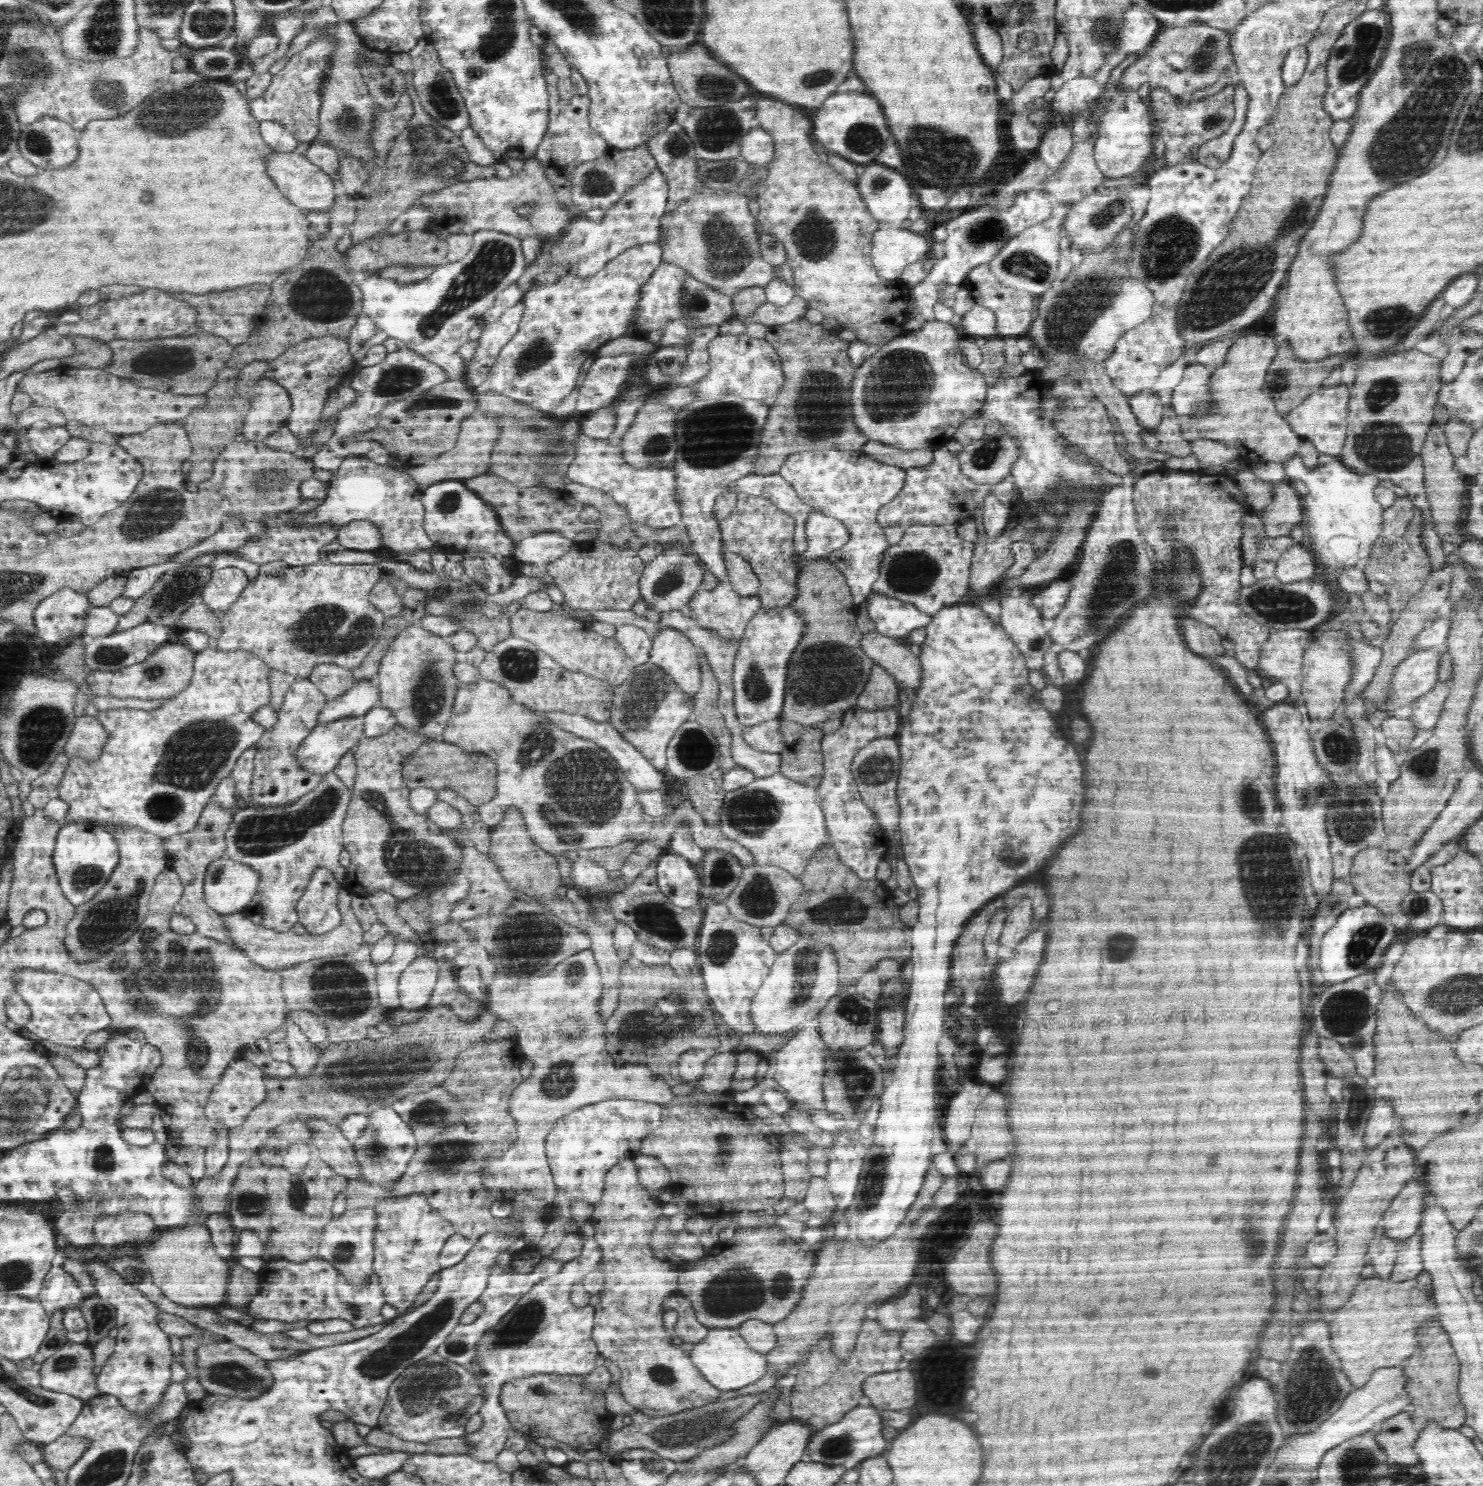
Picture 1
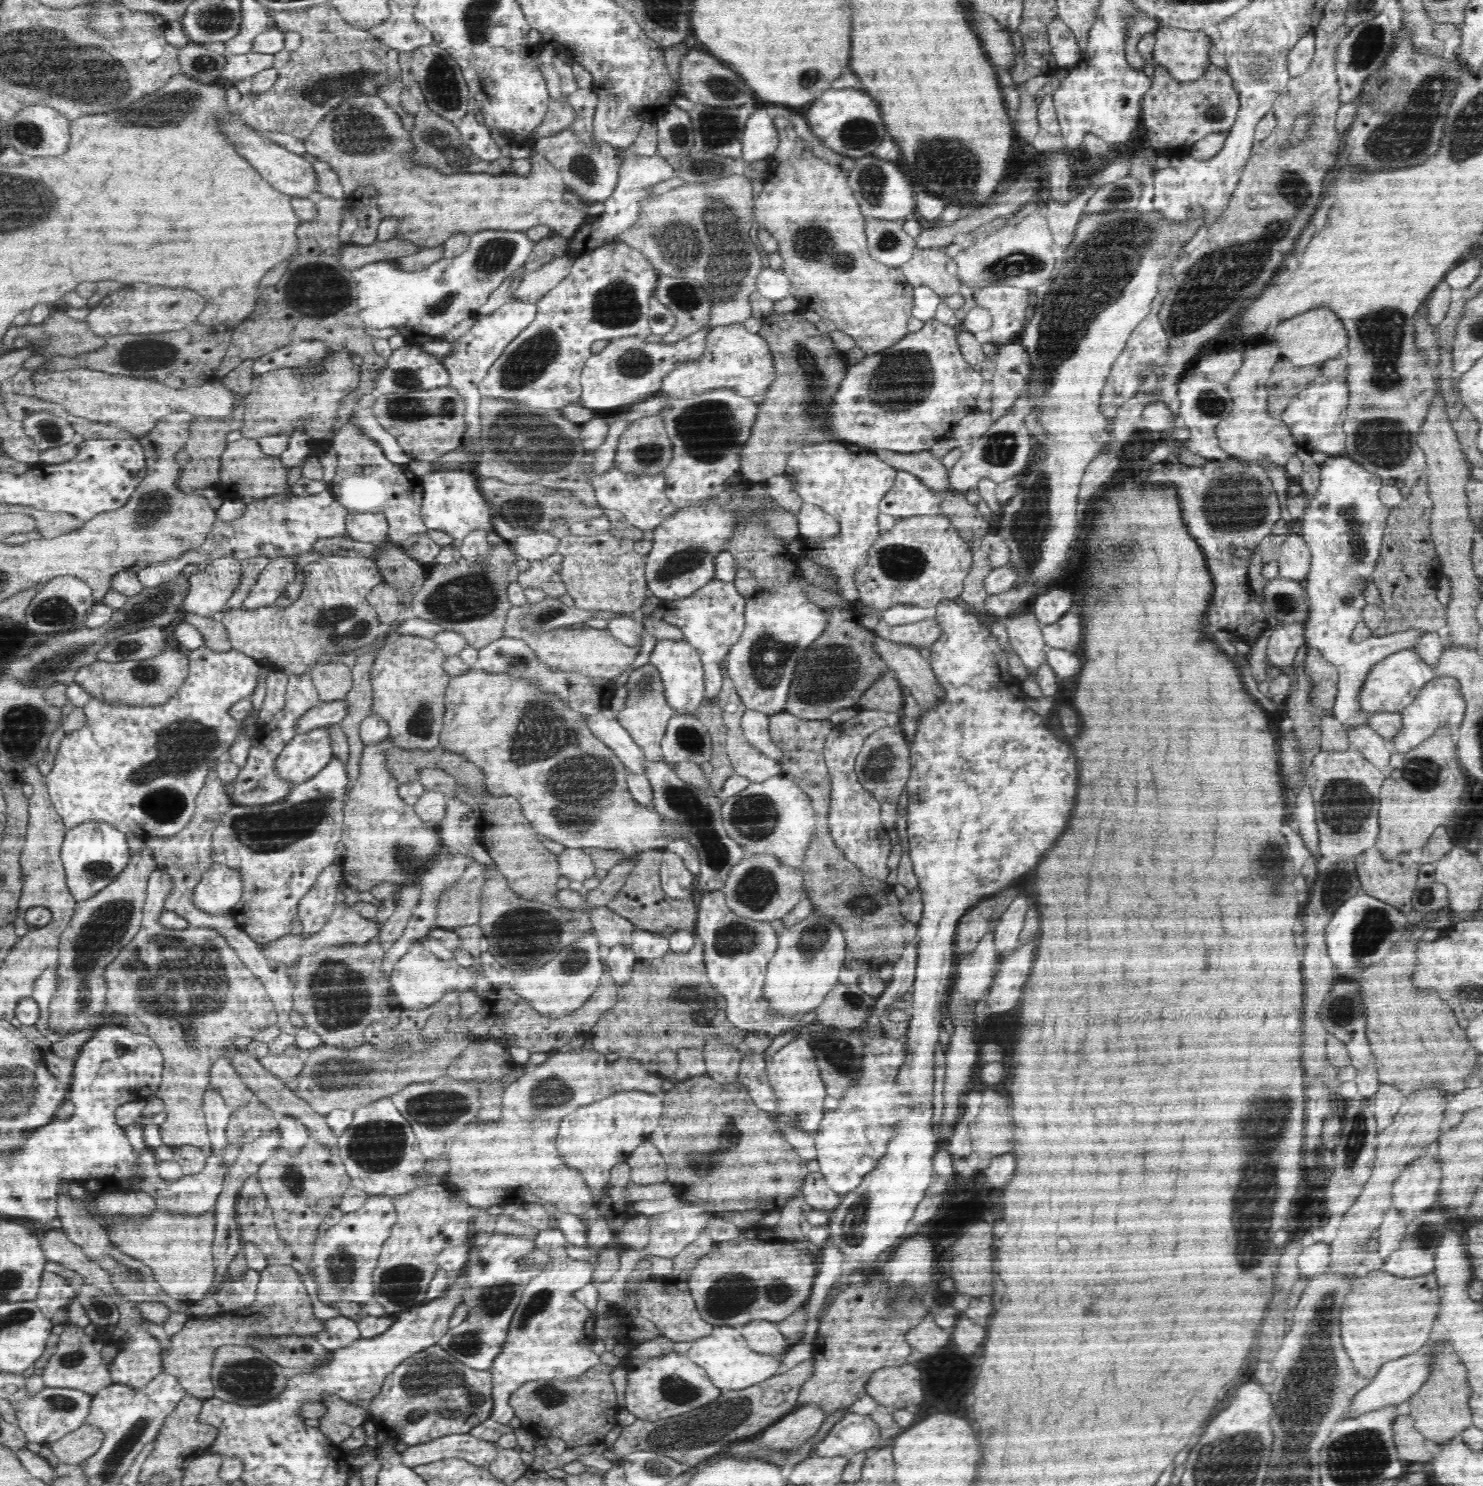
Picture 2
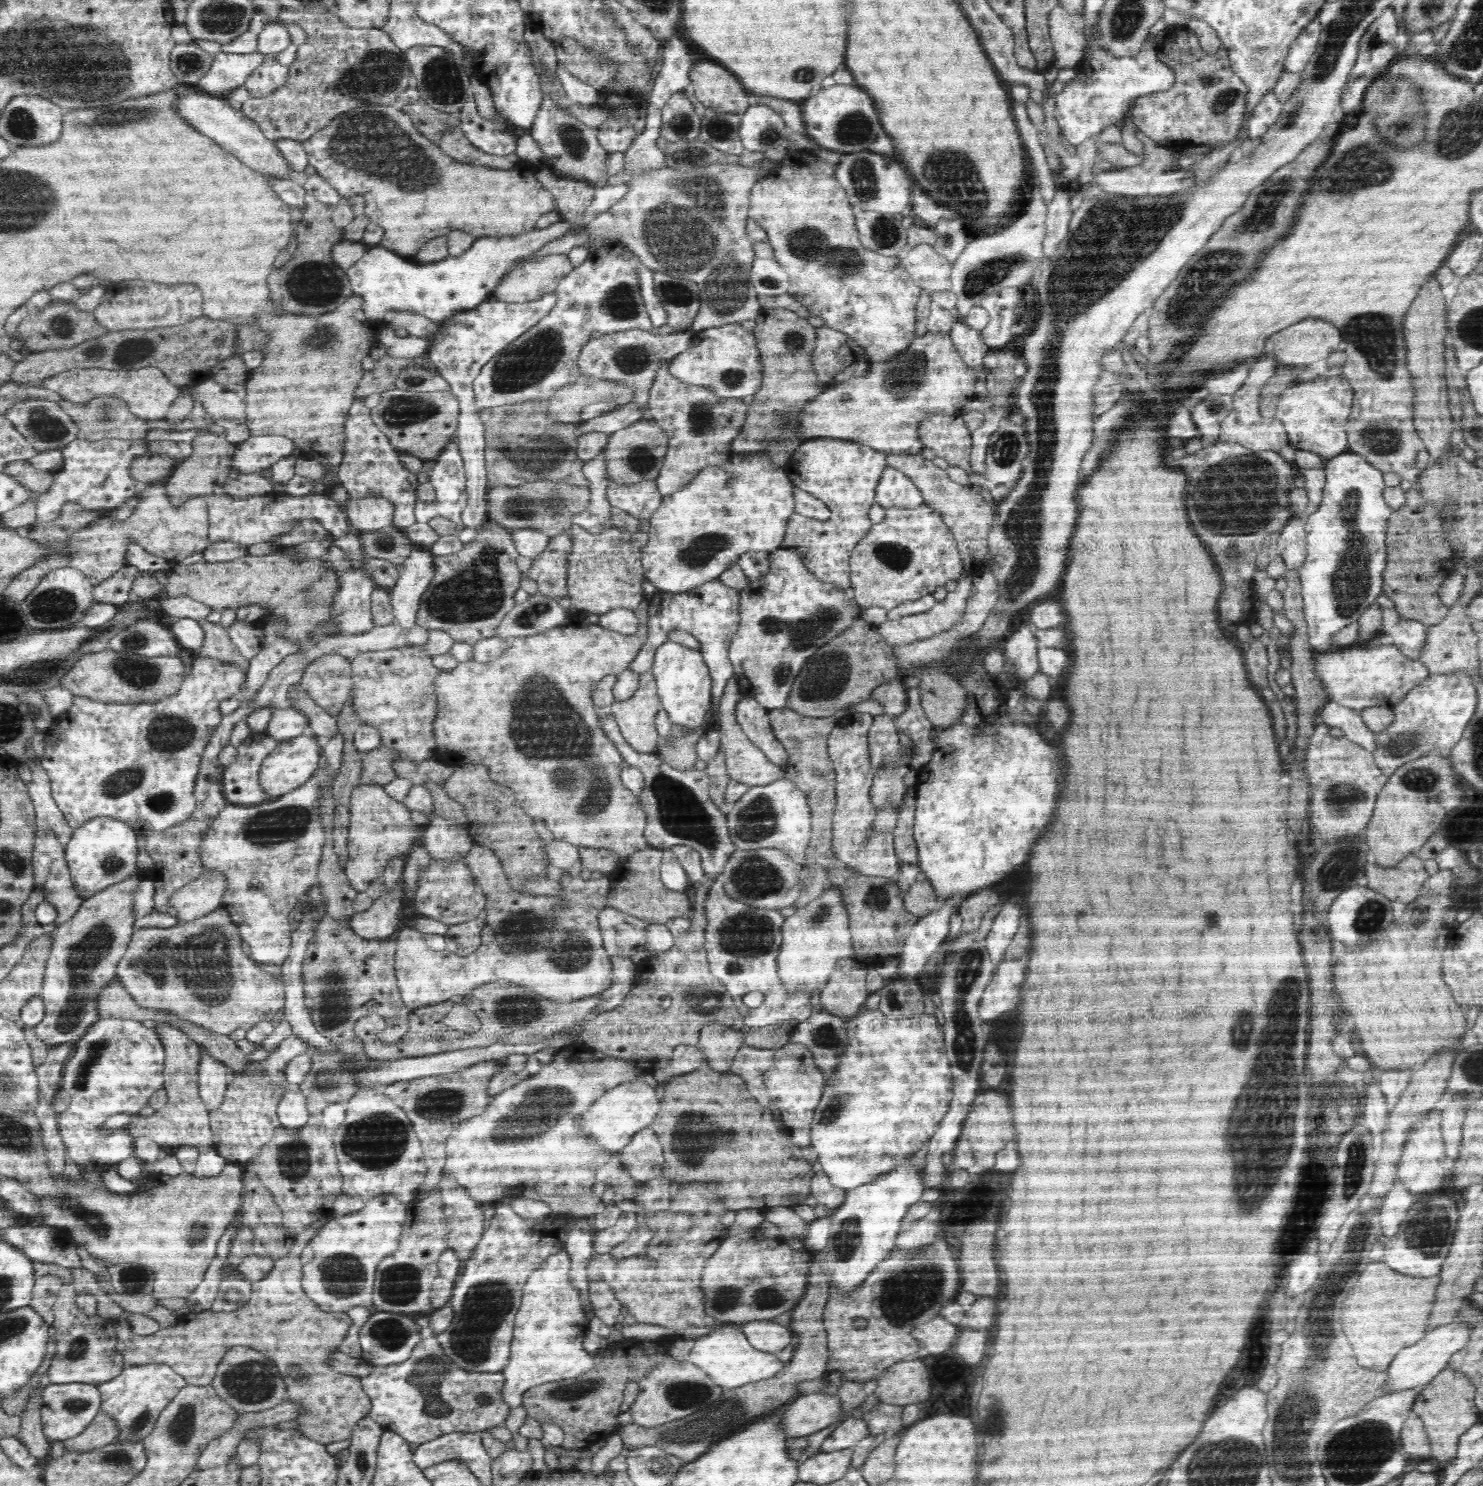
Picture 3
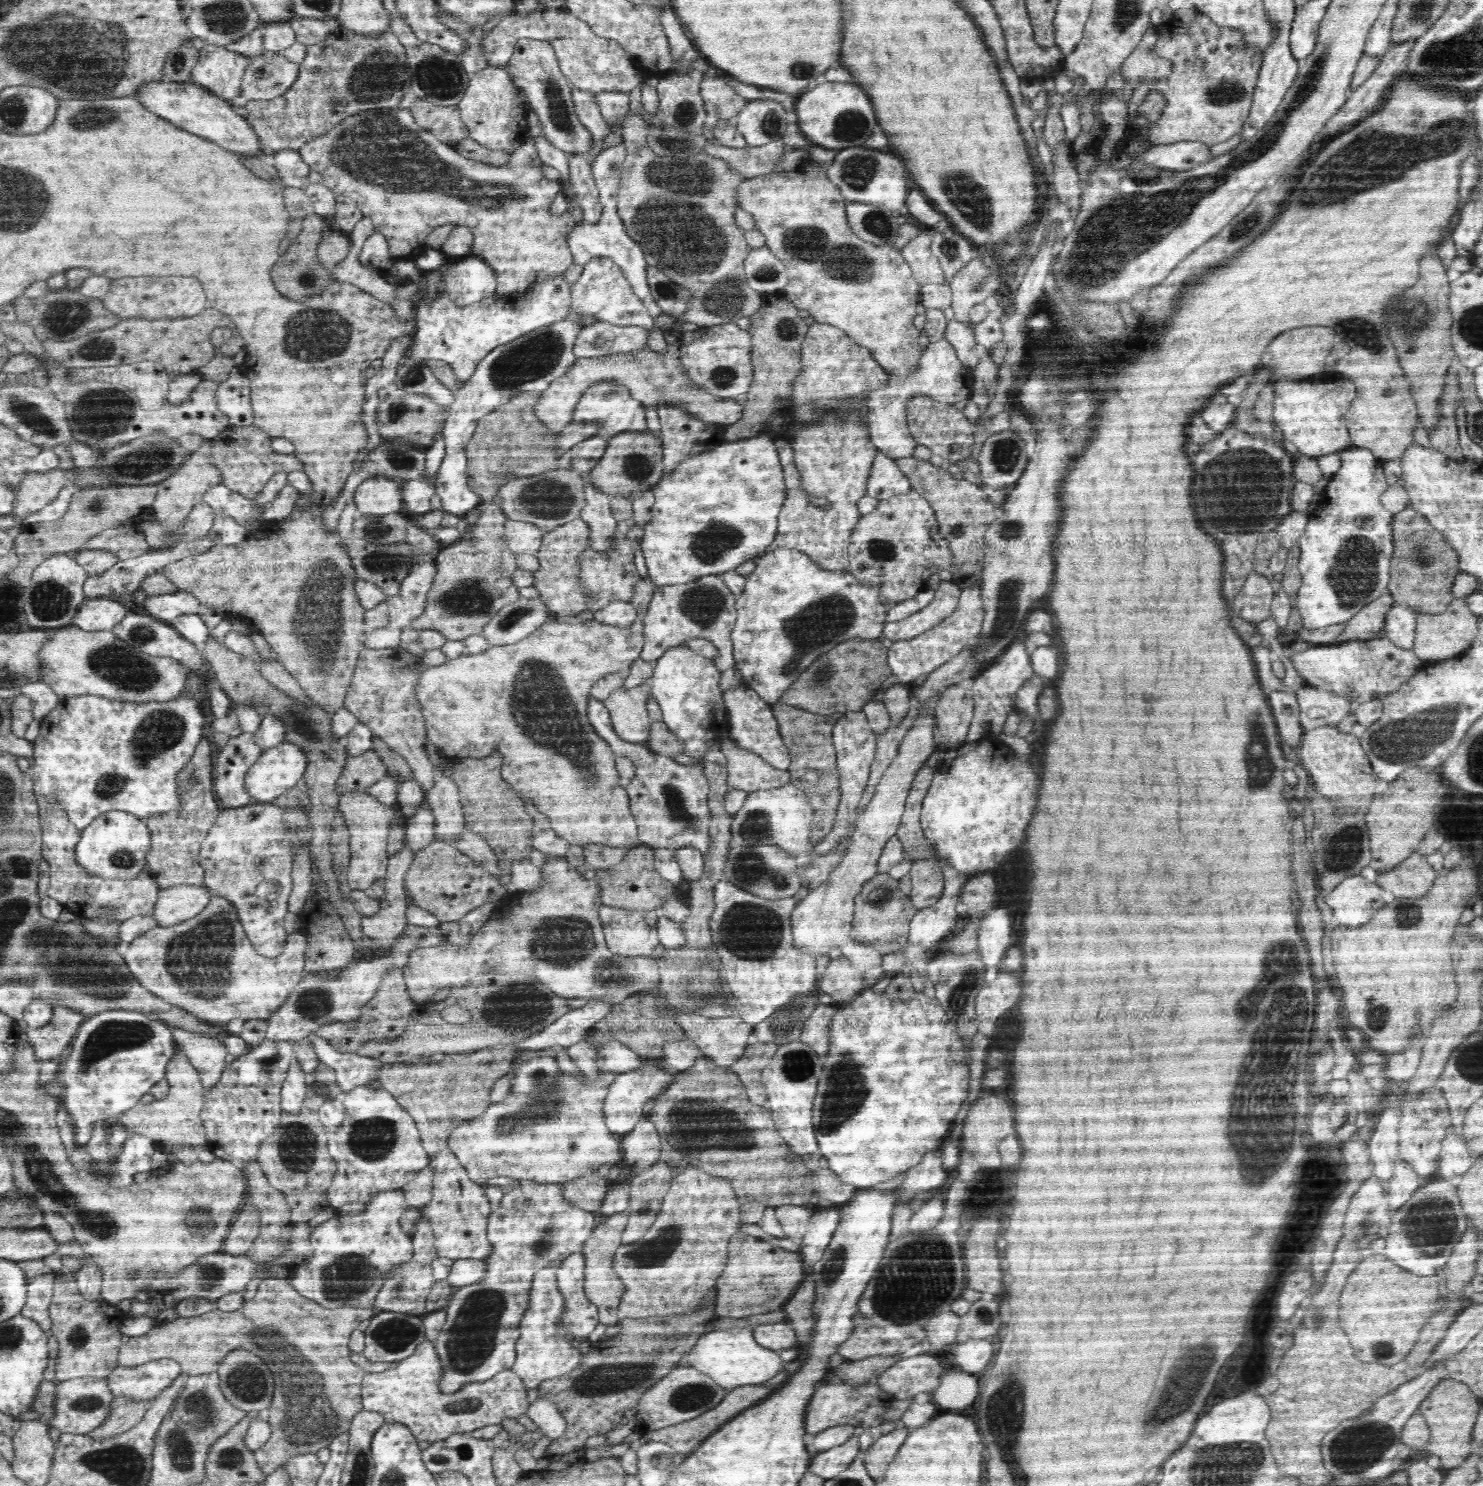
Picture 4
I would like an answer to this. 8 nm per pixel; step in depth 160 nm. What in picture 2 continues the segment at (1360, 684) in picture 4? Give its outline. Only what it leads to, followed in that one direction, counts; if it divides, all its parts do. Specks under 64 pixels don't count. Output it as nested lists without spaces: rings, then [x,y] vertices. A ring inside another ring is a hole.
[[[1412,649],[1386,656],[1364,678],[1364,686],[1362,686],[1360,696],[1358,696],[1358,706],[1362,707],[1363,712],[1368,715],[1374,714],[1374,712],[1400,713],[1406,706],[1412,705],[1412,702],[1416,699],[1416,694],[1420,692],[1420,688],[1424,688],[1425,684],[1437,677],[1434,671]]]

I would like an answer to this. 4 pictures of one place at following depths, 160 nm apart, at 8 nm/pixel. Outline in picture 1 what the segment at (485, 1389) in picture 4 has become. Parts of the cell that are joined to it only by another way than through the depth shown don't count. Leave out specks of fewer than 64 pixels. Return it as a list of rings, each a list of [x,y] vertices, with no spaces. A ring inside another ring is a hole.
[[[431,1354],[412,1364],[392,1382],[377,1428],[406,1441],[431,1443],[432,1440],[464,1437],[468,1416],[478,1413],[484,1397],[476,1377],[467,1367]]]

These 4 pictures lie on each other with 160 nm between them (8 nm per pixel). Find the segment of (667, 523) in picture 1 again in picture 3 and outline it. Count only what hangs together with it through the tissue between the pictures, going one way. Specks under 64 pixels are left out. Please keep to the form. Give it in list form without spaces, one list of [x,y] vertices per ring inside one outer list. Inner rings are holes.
[[[614,481],[608,486],[608,500],[614,508],[621,508],[638,520],[650,520],[660,508],[663,496],[656,481],[638,484],[620,484]]]

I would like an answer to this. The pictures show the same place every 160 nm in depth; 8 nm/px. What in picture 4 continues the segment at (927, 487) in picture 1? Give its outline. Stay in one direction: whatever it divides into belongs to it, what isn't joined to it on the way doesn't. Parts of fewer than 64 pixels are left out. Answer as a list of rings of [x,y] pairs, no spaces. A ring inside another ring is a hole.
[[[876,455],[867,482],[867,495],[877,501],[900,496],[912,489],[909,478],[898,468],[895,459]]]

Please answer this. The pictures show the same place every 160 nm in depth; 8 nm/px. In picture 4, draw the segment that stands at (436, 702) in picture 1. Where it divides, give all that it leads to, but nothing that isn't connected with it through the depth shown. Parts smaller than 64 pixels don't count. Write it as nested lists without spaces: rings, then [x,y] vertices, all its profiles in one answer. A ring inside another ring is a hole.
[[[401,646],[384,650],[362,648],[343,706],[360,723],[368,726],[374,736],[407,760],[413,771],[413,779],[427,792],[435,786],[437,768],[424,748],[427,740],[425,720],[421,705],[415,696],[416,684],[426,668],[422,658]]]

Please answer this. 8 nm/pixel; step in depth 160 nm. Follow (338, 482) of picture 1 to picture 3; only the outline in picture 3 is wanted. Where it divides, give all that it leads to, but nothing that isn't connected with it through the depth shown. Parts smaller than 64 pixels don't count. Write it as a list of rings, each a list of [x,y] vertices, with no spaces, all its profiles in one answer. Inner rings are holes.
[[[364,399],[355,400],[352,404],[348,420],[346,420],[346,440],[343,444],[343,461],[339,464],[337,478],[349,494],[349,500],[372,498],[377,496],[389,500],[394,505],[393,526],[404,530],[416,523],[414,505],[418,500],[419,480],[416,474],[408,471],[400,462],[398,450],[380,429],[370,420],[372,412],[364,405]]]

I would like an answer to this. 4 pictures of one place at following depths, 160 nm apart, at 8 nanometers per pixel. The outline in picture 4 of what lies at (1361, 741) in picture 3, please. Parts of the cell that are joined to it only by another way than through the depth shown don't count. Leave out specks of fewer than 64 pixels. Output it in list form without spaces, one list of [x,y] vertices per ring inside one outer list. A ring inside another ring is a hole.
[[[1304,684],[1293,692],[1300,704],[1301,726],[1307,731],[1318,727],[1335,727],[1344,716],[1354,711],[1354,706],[1346,699],[1329,690]]]

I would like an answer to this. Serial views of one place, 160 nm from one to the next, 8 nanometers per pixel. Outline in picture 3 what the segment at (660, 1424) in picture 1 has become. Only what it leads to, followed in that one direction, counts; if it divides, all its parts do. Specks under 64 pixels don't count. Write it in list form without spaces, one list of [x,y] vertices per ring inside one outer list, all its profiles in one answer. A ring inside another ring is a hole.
[[[819,1257],[814,1258],[809,1264],[804,1294],[800,1298],[800,1302],[792,1309],[790,1328],[796,1335],[798,1347],[793,1351],[790,1362],[782,1371],[772,1378],[748,1383],[738,1388],[724,1389],[721,1398],[718,1398],[712,1406],[683,1419],[673,1420],[652,1428],[644,1428],[634,1423],[624,1425],[619,1428],[623,1447],[631,1451],[642,1446],[657,1446],[668,1454],[681,1458],[684,1462],[692,1462],[698,1456],[702,1456],[704,1452],[708,1452],[708,1448],[712,1444],[716,1444],[716,1440],[722,1440],[724,1436],[728,1436],[730,1430],[736,1432],[736,1428],[748,1426],[748,1424],[752,1424],[752,1420],[758,1420],[768,1412],[793,1402],[801,1395],[797,1389],[800,1382],[824,1376],[829,1352],[827,1349],[827,1332],[824,1328],[822,1315],[831,1284],[826,1272],[822,1272]]]

